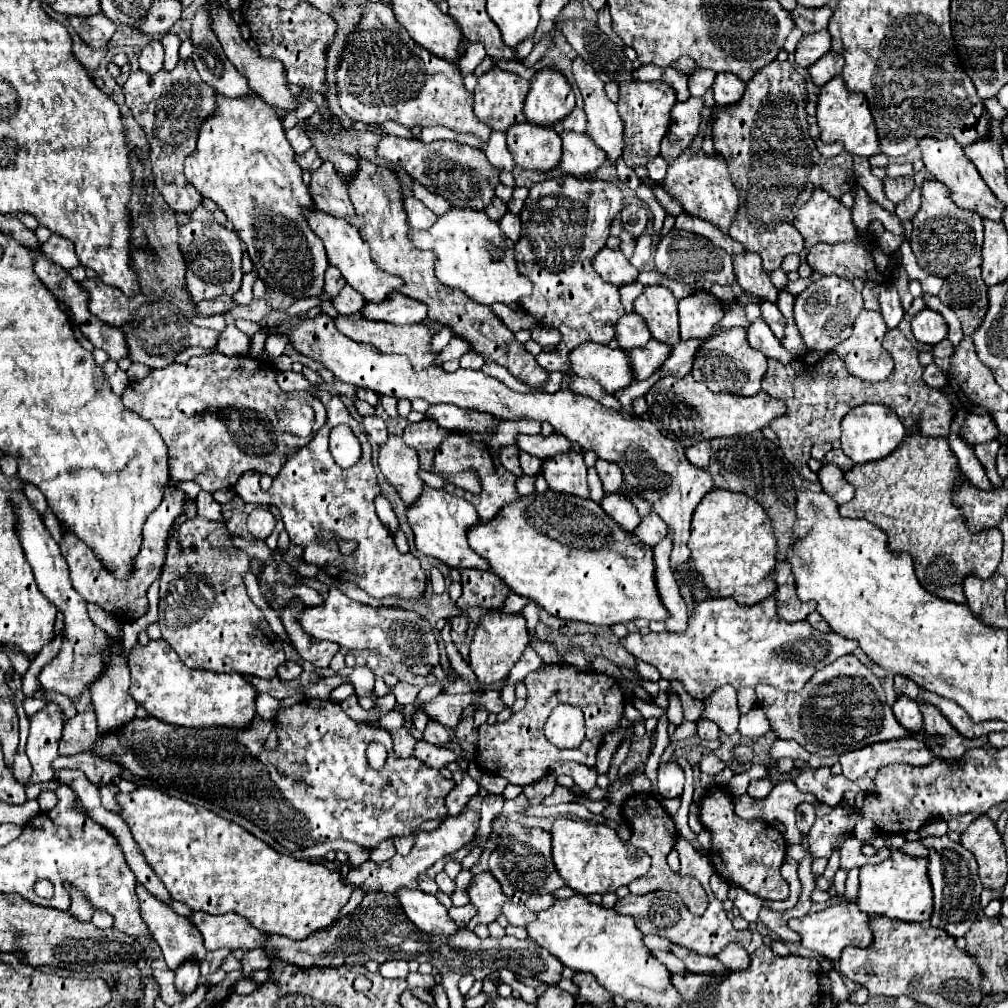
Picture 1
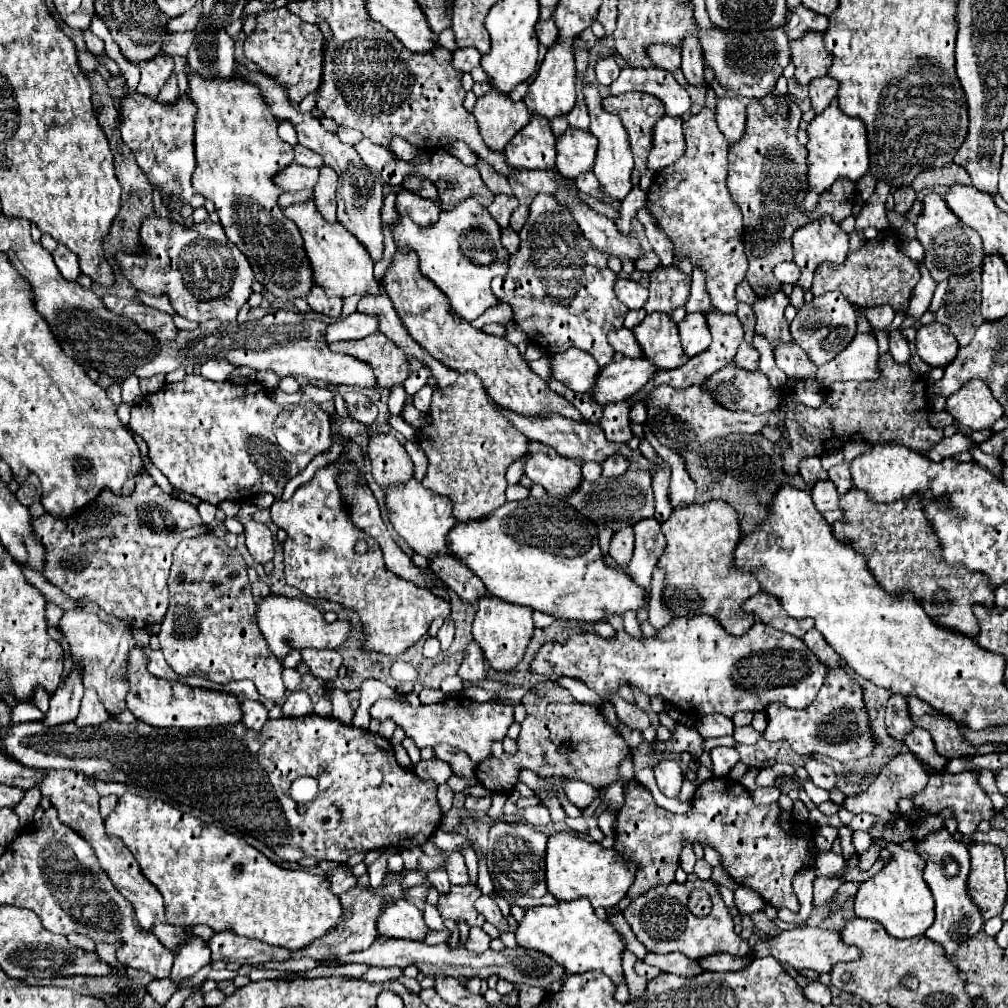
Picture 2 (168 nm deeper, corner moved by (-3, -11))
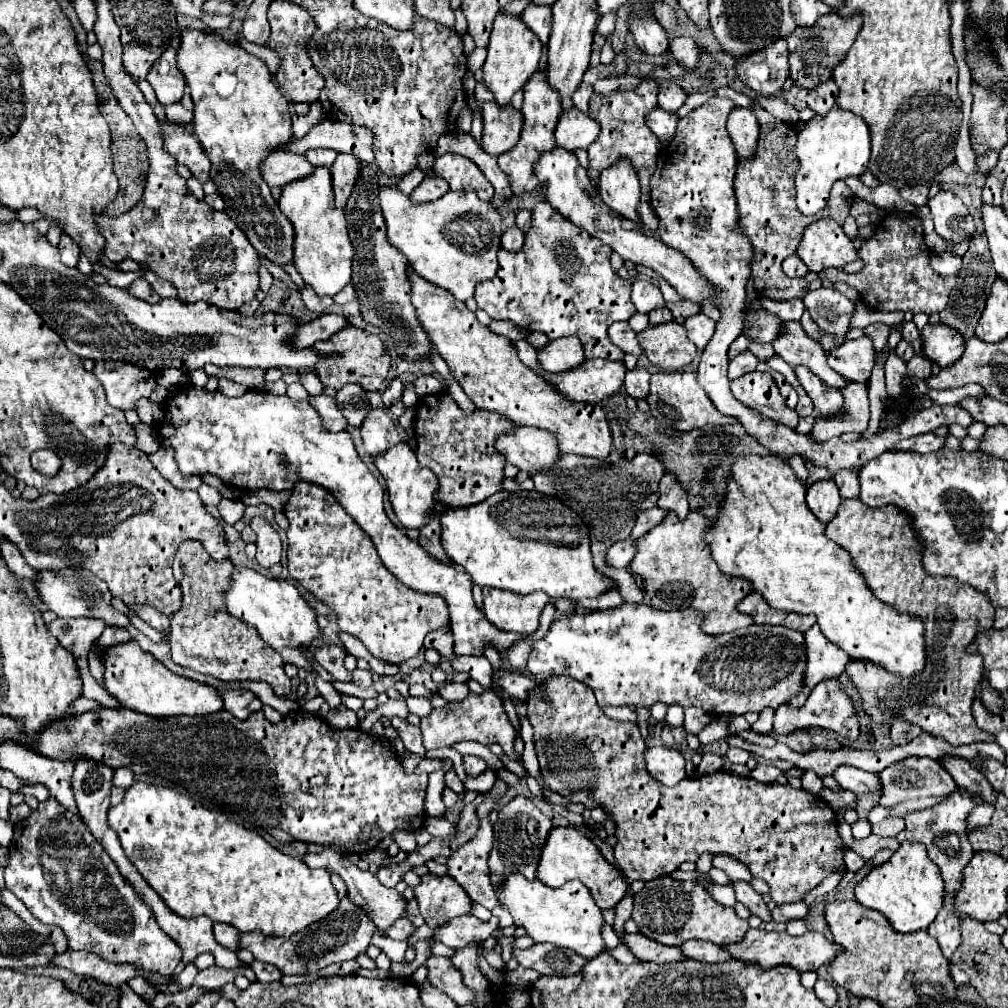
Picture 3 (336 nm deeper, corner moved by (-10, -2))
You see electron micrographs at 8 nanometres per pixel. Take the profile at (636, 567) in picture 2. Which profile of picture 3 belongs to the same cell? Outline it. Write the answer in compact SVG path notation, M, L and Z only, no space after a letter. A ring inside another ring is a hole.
M653 507L653 509L647 509L645 513L641 513L641 517L637 517L637 521L635 521L631 539L639 539L641 535L649 533L655 525L659 525L665 519L665 515L667 515L667 511L659 509L659 507Z

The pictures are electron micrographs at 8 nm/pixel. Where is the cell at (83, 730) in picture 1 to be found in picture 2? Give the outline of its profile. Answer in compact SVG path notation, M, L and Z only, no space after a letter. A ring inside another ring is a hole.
M85 690L80 706L80 714L74 720L76 726L100 726L108 720L108 712L102 708L94 690Z

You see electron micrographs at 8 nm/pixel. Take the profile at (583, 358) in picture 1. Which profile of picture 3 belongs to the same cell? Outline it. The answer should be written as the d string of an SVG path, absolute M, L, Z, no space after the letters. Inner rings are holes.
M561 337L537 349L537 359L541 361L541 367L545 371L561 373L581 365L585 361L585 355L581 349L581 341L577 341L577 337Z

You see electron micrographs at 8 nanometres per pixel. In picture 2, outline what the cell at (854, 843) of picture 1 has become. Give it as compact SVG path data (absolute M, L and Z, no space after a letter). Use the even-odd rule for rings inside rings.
M854 832L852 834L852 844L858 854L864 854L870 848L870 836L868 832Z

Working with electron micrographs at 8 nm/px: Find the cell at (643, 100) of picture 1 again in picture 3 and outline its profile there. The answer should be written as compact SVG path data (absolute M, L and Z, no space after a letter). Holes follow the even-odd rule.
M643 81L635 89L617 89L609 95L599 95L593 93L589 101L589 117L595 119L601 125L601 133L593 145L589 145L589 167L587 175L591 179L593 189L597 191L597 177L601 175L603 169L611 167L619 159L629 159L639 181L641 181L641 201L649 201L649 177L653 175L653 169L657 165L657 137L649 131L645 125L645 117L651 109L657 107L657 91L659 85L653 81Z

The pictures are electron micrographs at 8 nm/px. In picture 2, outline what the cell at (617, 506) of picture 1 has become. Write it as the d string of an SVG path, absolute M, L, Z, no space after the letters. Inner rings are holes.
M628 526L628 528L620 528L618 532L614 532L612 536L612 542L610 542L610 556L626 566L632 558L632 548L634 548L634 528Z

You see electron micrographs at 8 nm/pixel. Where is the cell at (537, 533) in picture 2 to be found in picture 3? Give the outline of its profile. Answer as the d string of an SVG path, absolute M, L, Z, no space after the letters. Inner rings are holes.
M497 491L469 507L441 511L441 545L447 557L463 567L475 585L513 593L545 591L551 599L599 597L615 587L601 575L589 551L589 529L559 499L537 491Z

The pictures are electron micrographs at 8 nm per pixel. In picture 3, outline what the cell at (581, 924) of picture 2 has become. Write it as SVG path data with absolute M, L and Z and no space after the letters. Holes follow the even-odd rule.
M509 873L501 887L497 889L499 905L505 907L513 915L513 923L517 927L523 927L527 935L535 943L551 943L557 947L569 947L585 959L593 959L599 953L603 953L605 943L601 937L603 927L603 915L601 909L595 905L589 889L581 885L581 881L569 881L559 889L547 887L541 881L525 879L521 873Z

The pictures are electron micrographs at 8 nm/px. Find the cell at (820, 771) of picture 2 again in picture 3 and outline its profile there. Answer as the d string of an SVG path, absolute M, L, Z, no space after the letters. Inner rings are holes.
M841 765L835 769L833 777L843 789L849 789L859 795L861 793L875 793L877 797L881 797L881 781L875 773L867 773L863 769L851 767L851 765Z

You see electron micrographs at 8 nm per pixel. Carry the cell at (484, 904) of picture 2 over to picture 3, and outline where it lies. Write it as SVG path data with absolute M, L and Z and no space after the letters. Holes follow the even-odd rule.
M485 799L479 805L479 835L475 835L471 841L460 847L447 861L449 877L453 877L457 883L461 883L465 893L475 903L481 903L487 909L493 909L495 905L499 905L497 895L493 893L493 885L489 881L489 867L487 867L487 851L493 847L493 825L489 819L491 811L493 811L493 803L489 803L489 799Z

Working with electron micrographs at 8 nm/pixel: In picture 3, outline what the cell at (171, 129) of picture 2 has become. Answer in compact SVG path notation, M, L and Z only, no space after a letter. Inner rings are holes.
M167 121L167 123L161 123L161 129L165 135L163 149L167 153L171 153L177 159L177 163L189 167L193 177L197 177L201 183L205 183L209 179L211 163L205 157L205 153L201 149L197 137L193 135L191 127Z

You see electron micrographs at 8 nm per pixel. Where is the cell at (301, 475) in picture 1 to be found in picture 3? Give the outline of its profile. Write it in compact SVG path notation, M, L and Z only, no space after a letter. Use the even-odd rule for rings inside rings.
M297 481L283 513L289 519L289 575L337 615L339 631L355 635L373 657L399 665L423 649L427 633L449 625L445 601L407 589L383 565L369 535L323 487Z

